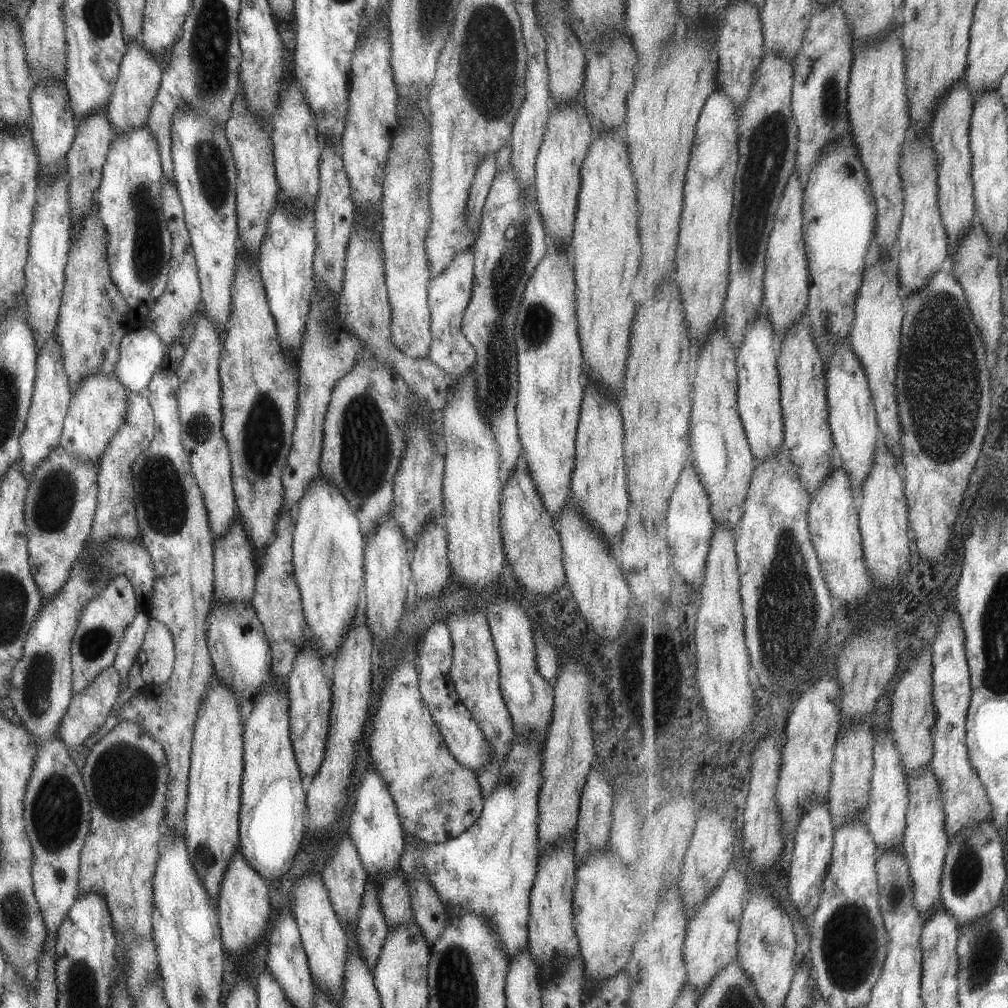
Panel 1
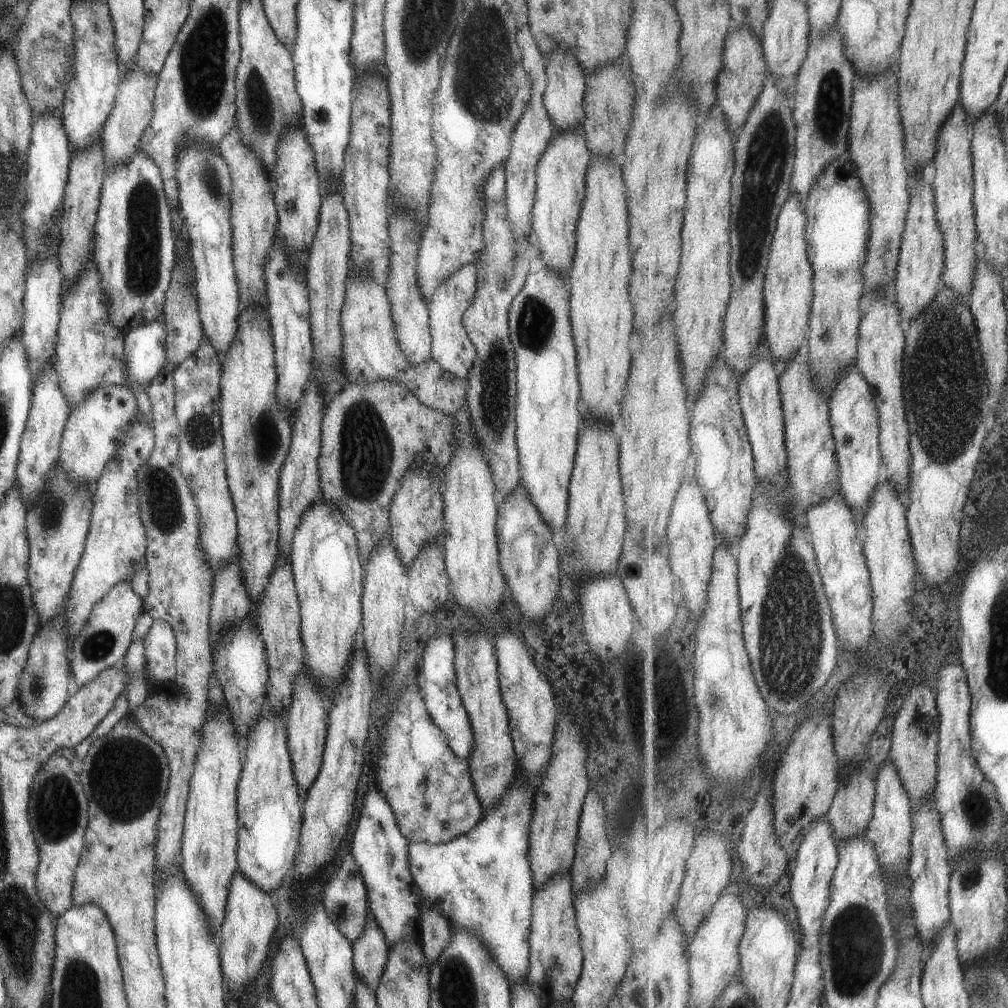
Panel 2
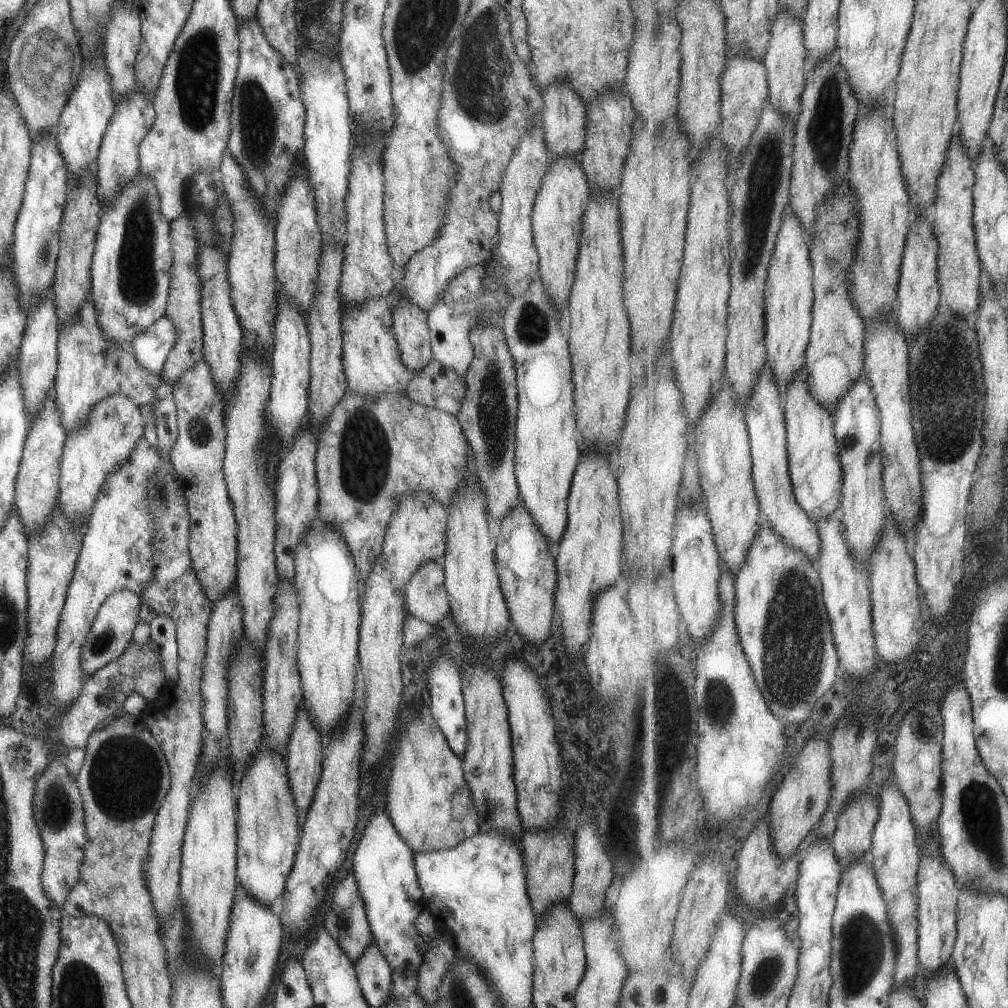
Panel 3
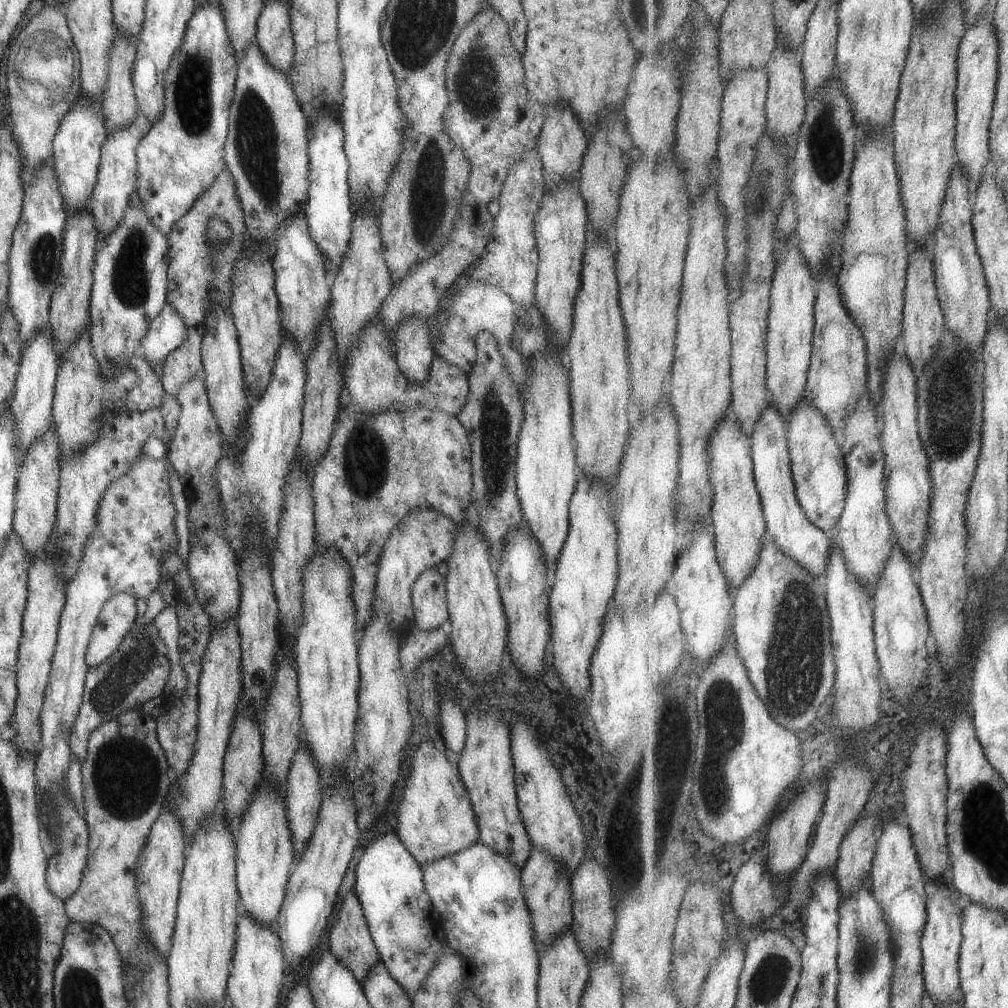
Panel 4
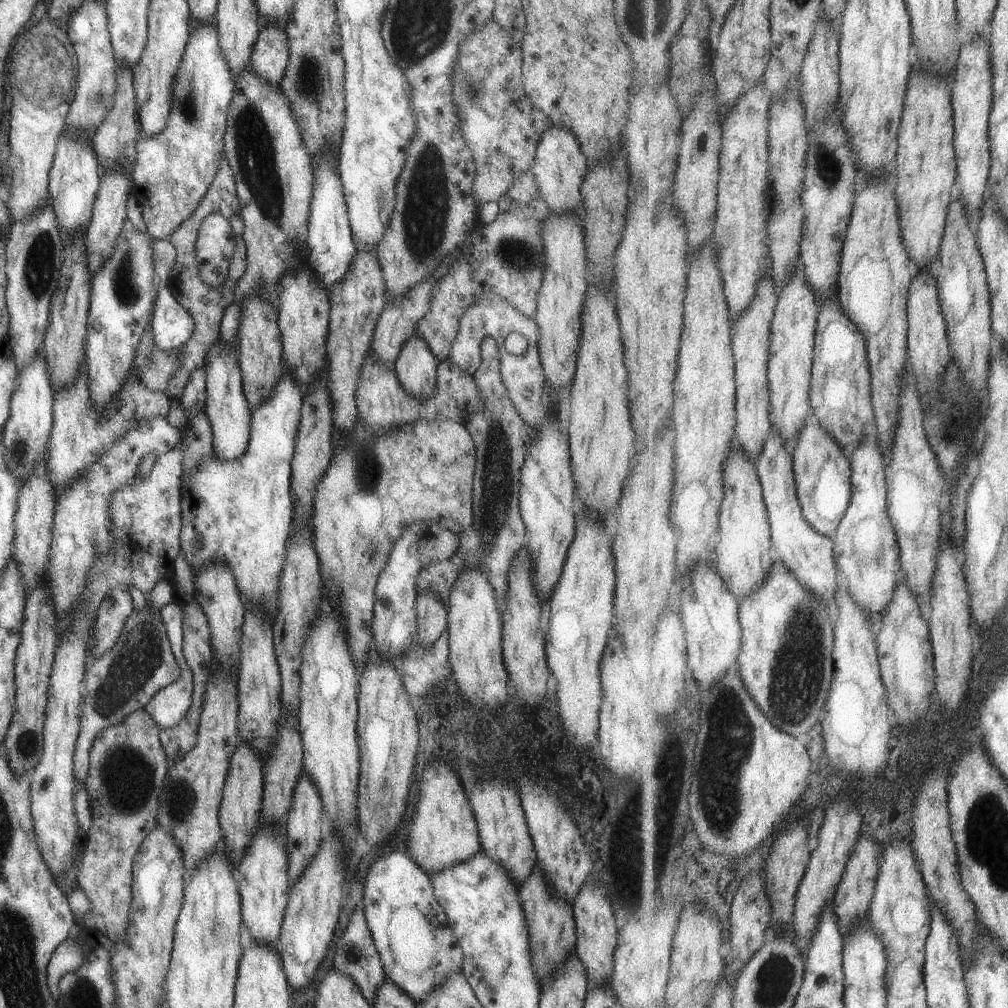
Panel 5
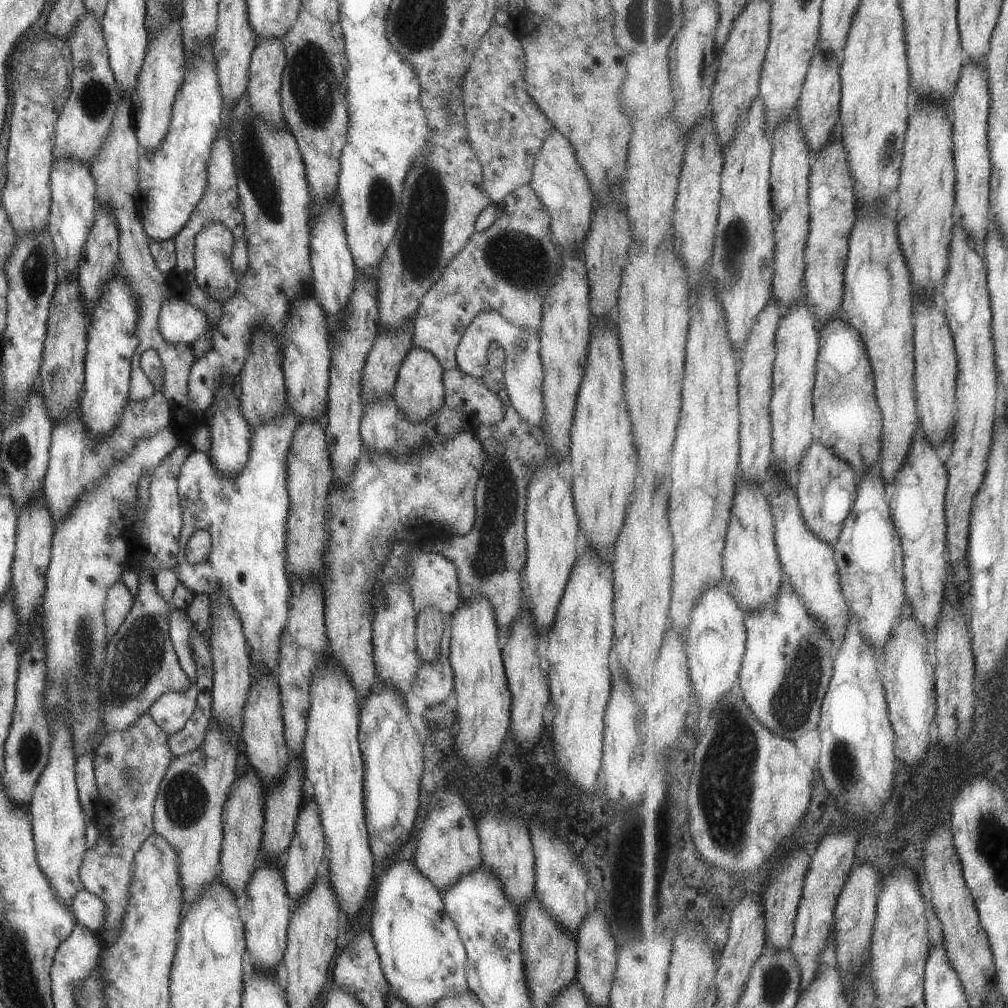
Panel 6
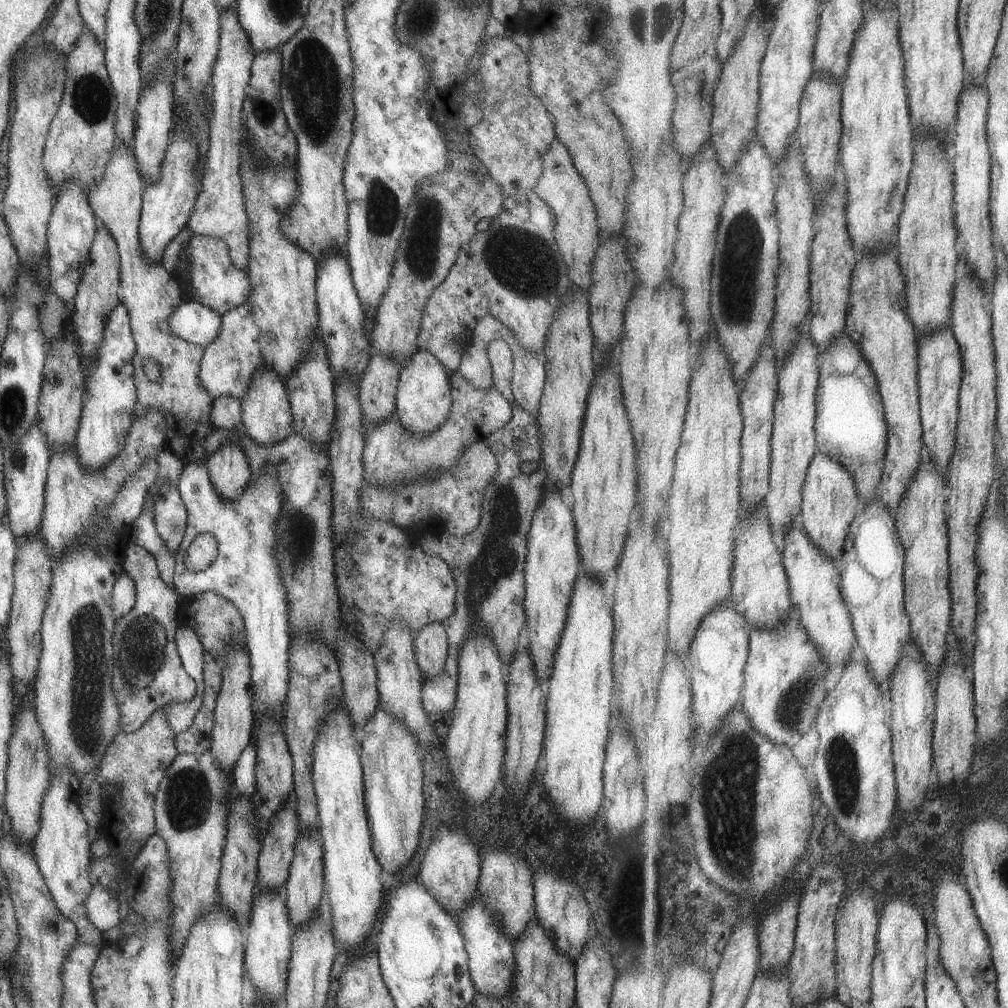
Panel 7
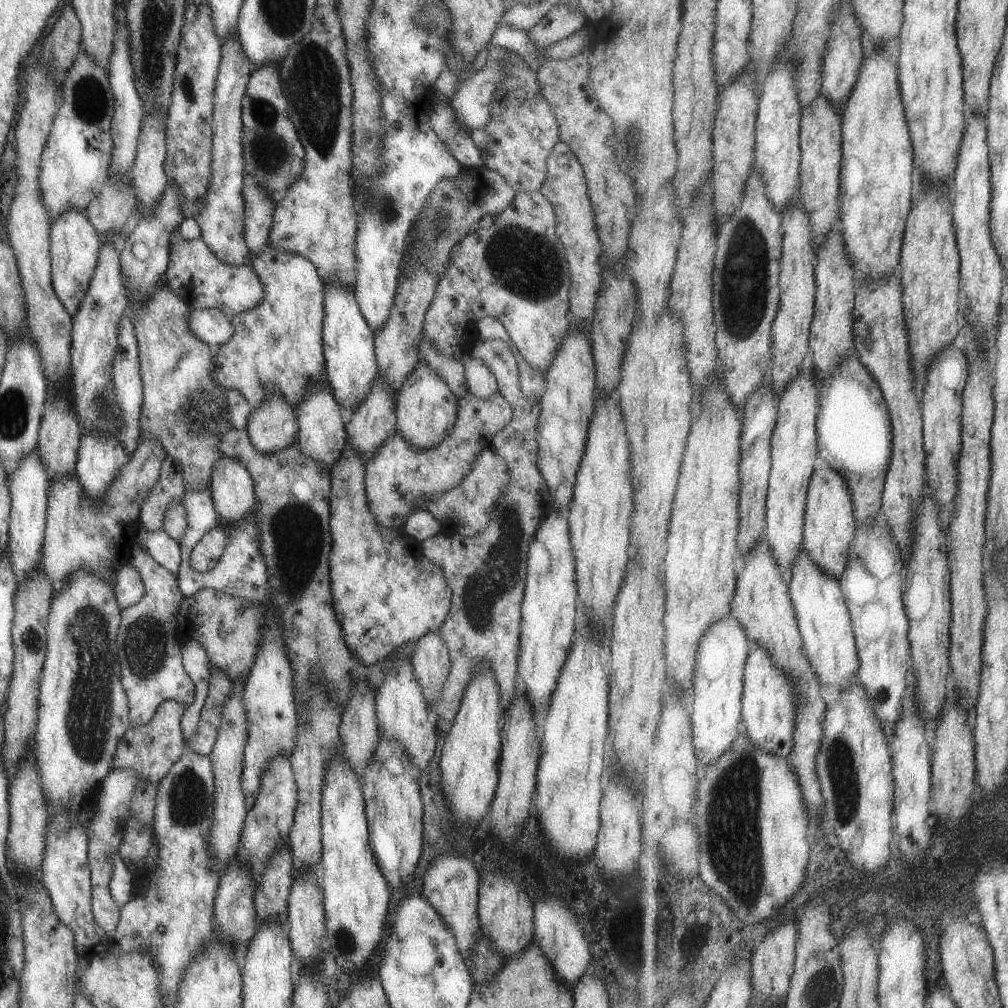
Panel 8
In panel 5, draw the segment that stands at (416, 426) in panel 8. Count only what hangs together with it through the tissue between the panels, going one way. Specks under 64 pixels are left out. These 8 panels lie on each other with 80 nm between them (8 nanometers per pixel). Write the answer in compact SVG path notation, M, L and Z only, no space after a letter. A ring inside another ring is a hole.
M416 334L409 337L401 347L394 371L400 387L416 400L426 401L436 391L436 358L426 342Z

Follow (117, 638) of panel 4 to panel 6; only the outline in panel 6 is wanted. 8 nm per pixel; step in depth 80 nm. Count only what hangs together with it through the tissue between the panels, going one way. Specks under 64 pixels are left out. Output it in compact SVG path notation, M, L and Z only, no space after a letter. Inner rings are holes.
M119 580L114 582L106 592L104 600L104 629L109 638L123 622L125 615L131 610L134 598L129 589Z

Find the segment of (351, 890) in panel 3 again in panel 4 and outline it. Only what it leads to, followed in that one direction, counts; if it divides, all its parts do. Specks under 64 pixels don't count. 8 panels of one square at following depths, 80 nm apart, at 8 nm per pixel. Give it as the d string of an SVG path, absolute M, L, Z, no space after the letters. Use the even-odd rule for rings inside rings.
M353 892L347 894L347 898L341 902L339 912L337 912L337 920L331 924L331 928L327 929L327 942L328 947L335 958L347 966L348 970L351 970L355 980L361 983L361 980L365 978L367 970L380 960L378 958L374 943L371 941L371 936L368 932L368 927L363 917L363 910L360 906L357 896Z

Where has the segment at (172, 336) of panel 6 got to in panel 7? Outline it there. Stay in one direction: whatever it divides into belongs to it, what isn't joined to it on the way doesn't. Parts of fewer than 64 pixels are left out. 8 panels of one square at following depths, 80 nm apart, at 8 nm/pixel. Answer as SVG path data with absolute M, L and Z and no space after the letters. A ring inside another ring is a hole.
M183 299L170 314L170 331L188 343L206 347L220 331L220 314L193 300Z

